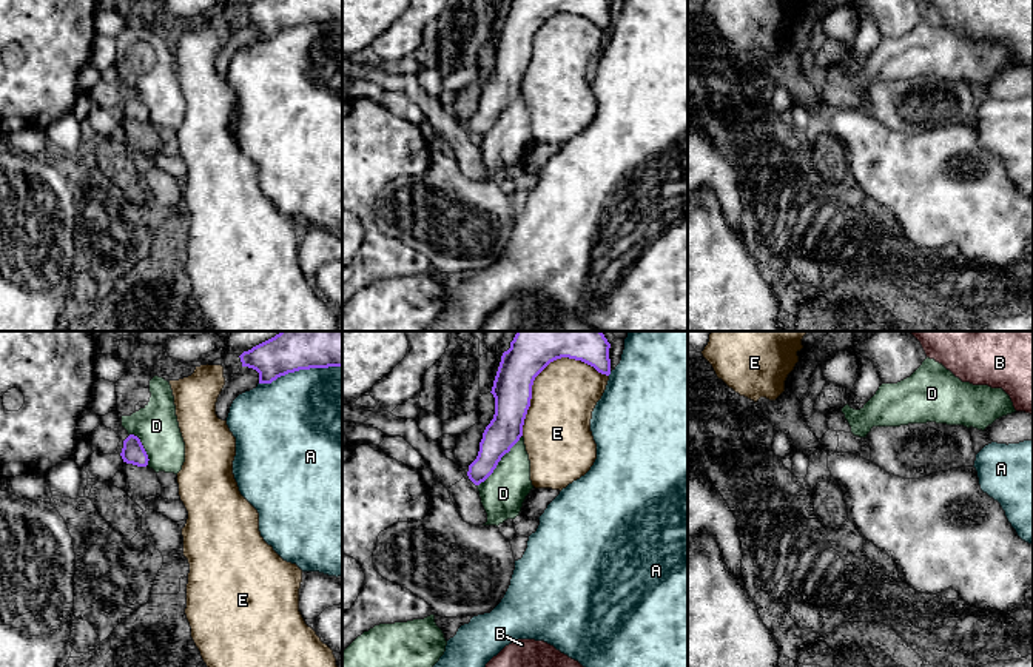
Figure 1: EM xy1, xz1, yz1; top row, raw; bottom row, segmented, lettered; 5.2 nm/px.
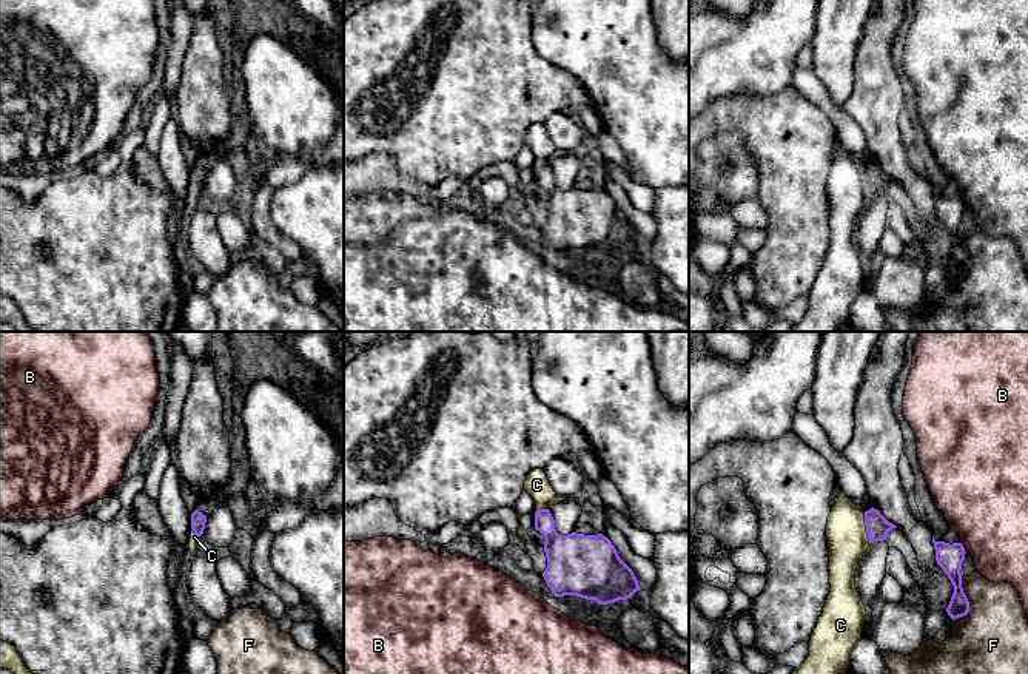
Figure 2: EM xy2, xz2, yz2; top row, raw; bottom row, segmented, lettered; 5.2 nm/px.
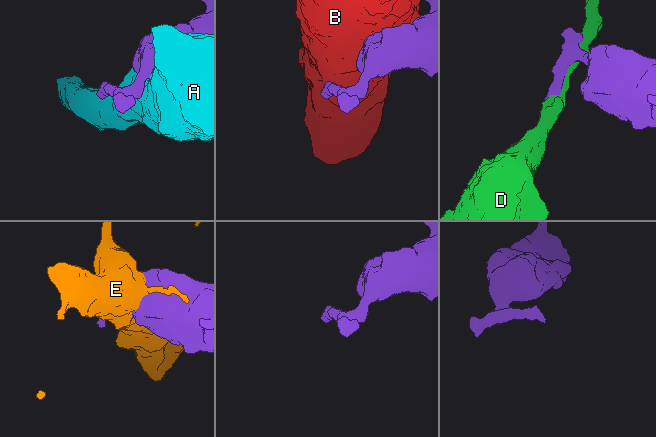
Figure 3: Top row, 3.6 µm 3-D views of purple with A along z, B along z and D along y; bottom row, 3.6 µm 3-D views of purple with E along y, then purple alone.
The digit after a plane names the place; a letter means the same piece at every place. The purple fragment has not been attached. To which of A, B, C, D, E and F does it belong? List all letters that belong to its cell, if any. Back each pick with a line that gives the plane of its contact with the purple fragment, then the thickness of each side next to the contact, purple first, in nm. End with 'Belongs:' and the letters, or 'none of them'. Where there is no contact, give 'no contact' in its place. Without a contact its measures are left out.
Belongs: none of them

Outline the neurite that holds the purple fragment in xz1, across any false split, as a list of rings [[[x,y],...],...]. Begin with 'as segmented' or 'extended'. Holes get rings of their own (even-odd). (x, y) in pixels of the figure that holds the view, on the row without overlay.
as segmented | [[[510,0],[501,11],[490,46],[495,52],[495,69],[483,88],[476,114],[469,120],[469,134],[475,140],[484,137],[520,96],[533,35],[550,17],[569,12],[609,31],[609,3],[611,0]]]

